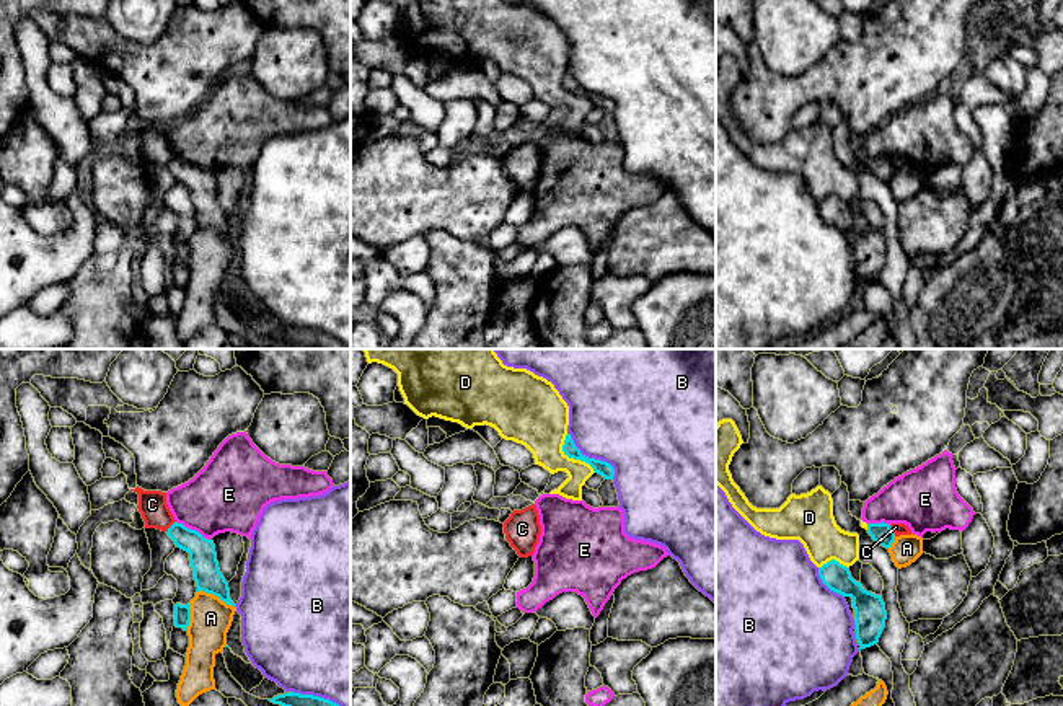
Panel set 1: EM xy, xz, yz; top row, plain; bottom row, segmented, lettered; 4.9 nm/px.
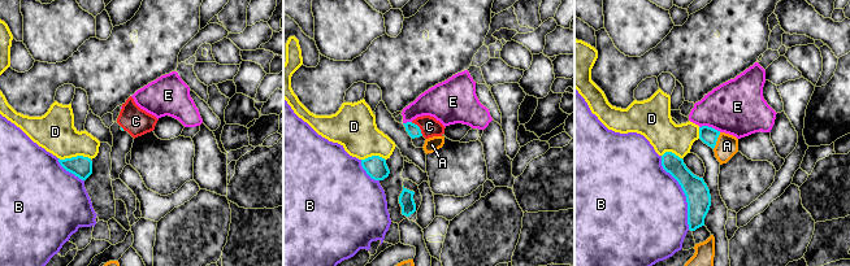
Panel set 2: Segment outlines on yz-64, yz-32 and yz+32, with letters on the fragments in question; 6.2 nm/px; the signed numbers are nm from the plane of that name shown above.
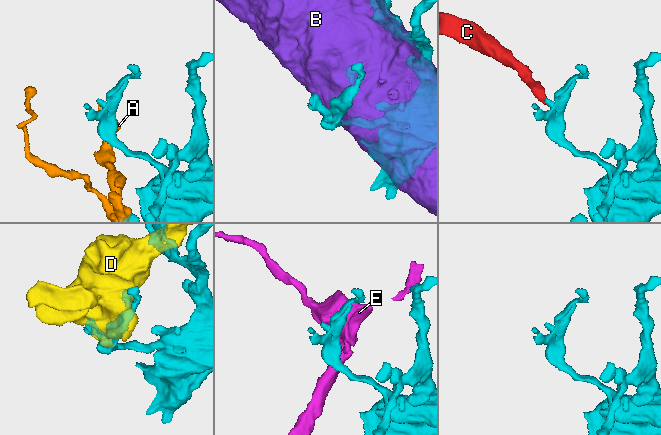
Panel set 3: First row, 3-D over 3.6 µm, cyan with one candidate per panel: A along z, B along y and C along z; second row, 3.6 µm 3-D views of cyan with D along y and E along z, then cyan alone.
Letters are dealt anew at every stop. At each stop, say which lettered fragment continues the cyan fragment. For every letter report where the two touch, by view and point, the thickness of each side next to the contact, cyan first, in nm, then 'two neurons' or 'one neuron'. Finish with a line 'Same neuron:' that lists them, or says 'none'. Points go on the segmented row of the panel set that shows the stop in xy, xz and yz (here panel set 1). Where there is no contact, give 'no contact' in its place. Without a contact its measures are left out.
A: meets cyan in xy at (216, 595); 140 nm thick on the cyan side, 200 nm on the other; two neurons
B: meets cyan in xz at (592, 458); 70 nm thick on the cyan side, 480 nm on the other; two neurons
C: meets cyan in xy at (170, 527); 140 nm thick on the cyan side, 140 nm on the other; two neurons
D: meets cyan in xz at (571, 457); 70 nm thick on the cyan side, 300 nm on the other; two neurons
E: meets cyan in xy at (193, 530); 140 nm thick on the cyan side, 360 nm on the other; two neurons
Same neuron: none

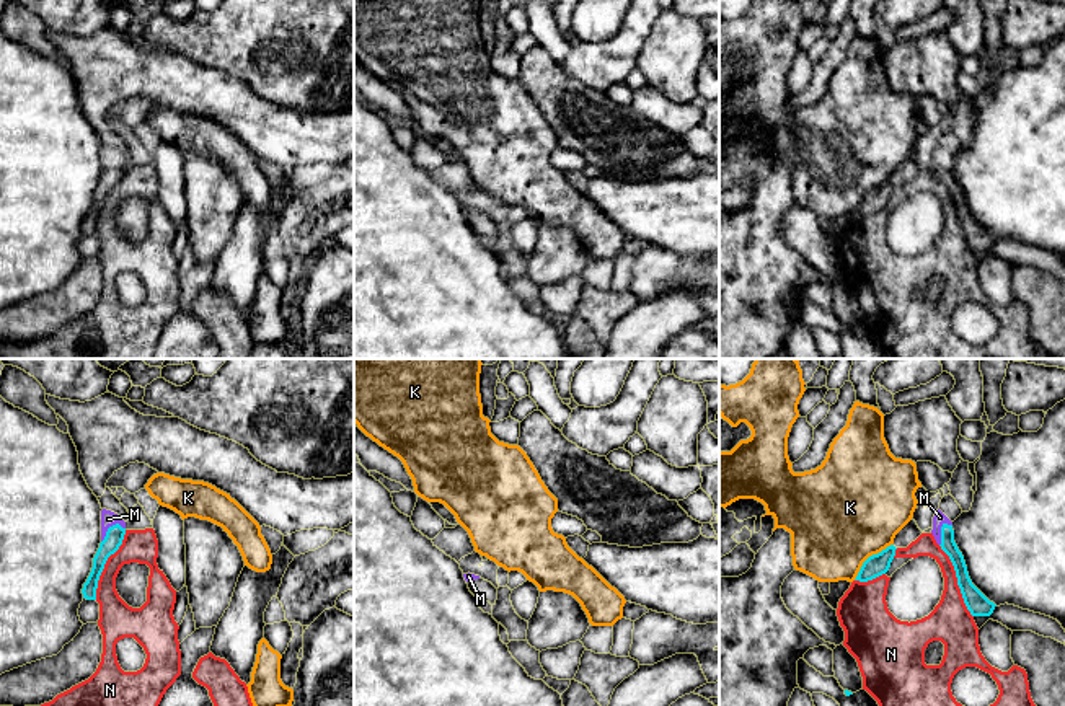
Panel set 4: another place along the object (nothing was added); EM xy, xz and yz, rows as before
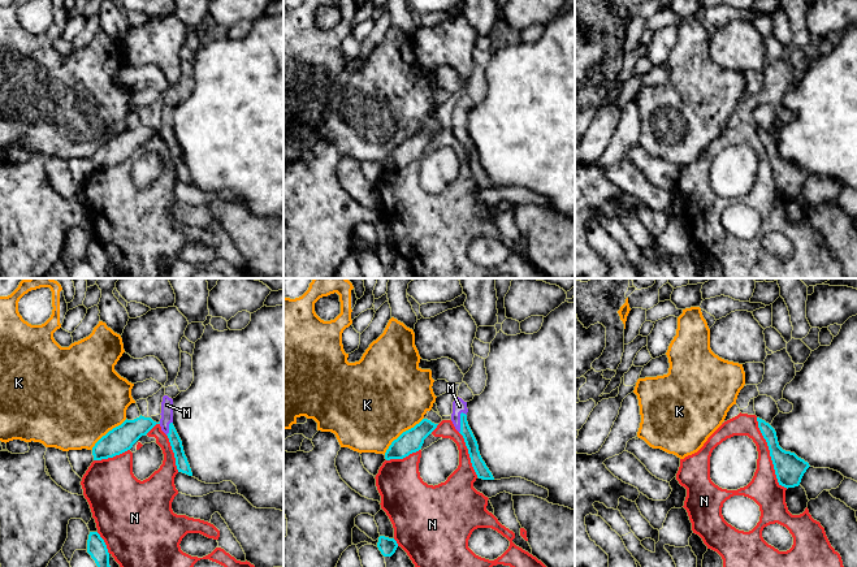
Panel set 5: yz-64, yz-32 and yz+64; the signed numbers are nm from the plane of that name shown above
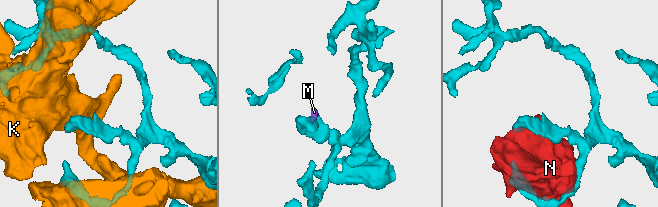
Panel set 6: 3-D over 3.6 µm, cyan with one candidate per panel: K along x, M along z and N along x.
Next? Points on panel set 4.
K: meets cyan in yz at (870, 556); 110 nm thick on the cyan side, 500 nm on the other; two neurons
M: meets cyan in xy at (110, 527); 90 nm thick on the cyan side, 80 nm on the other; one neuron
N: meets cyan in yz at (958, 581); 110 nm thick on the cyan side, 200 nm on the other; two neurons
Same neuron: M

